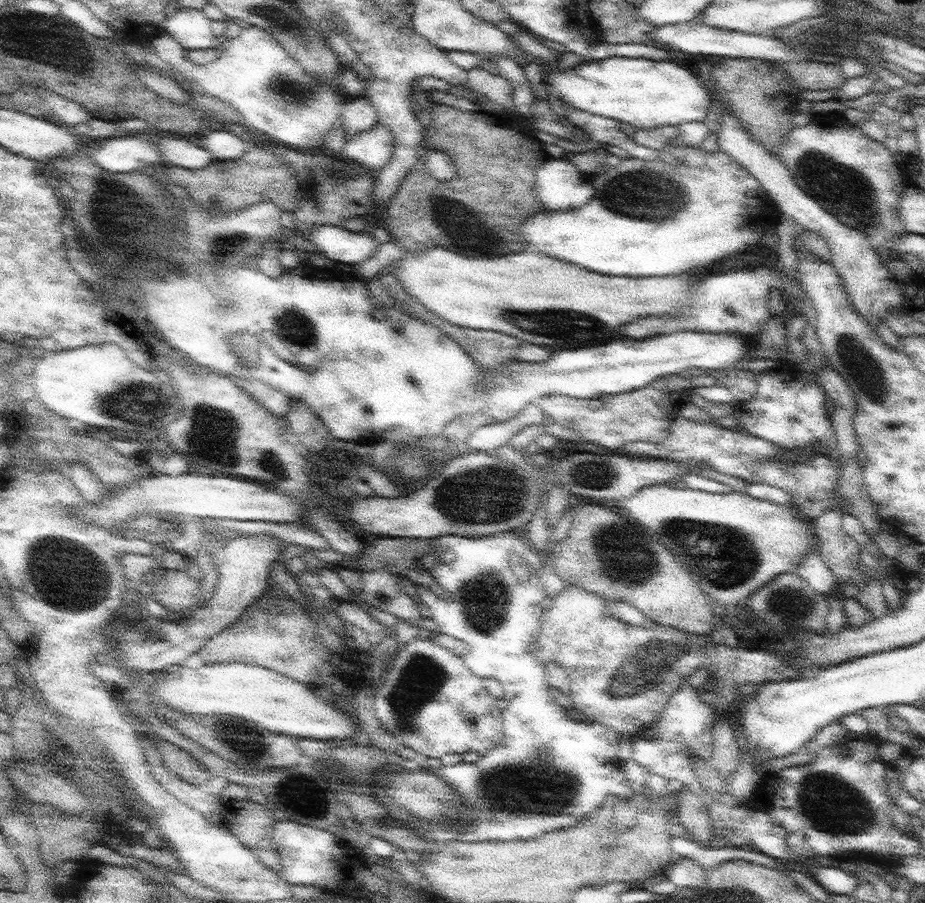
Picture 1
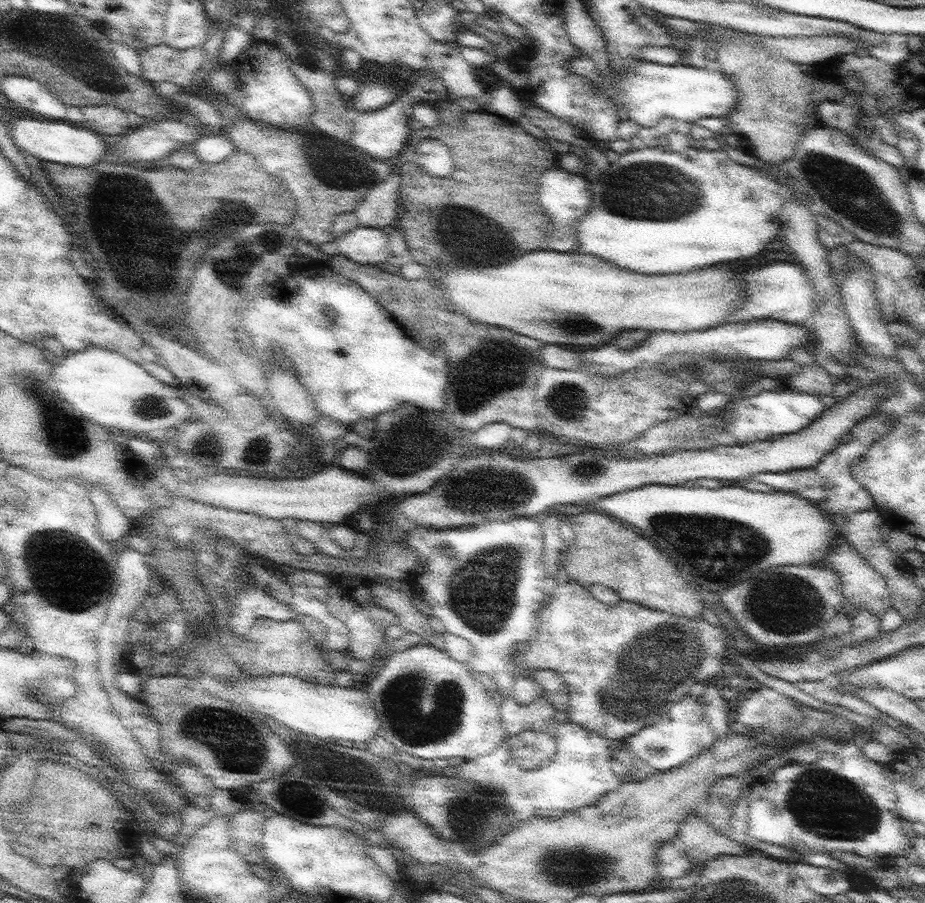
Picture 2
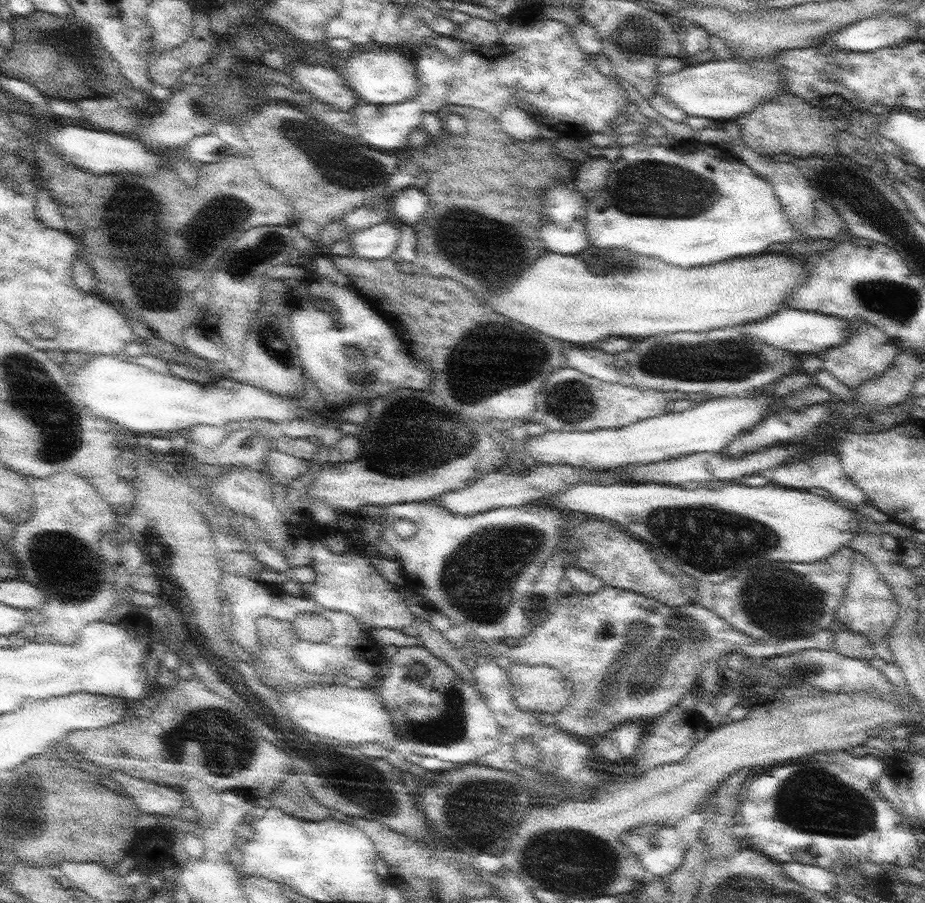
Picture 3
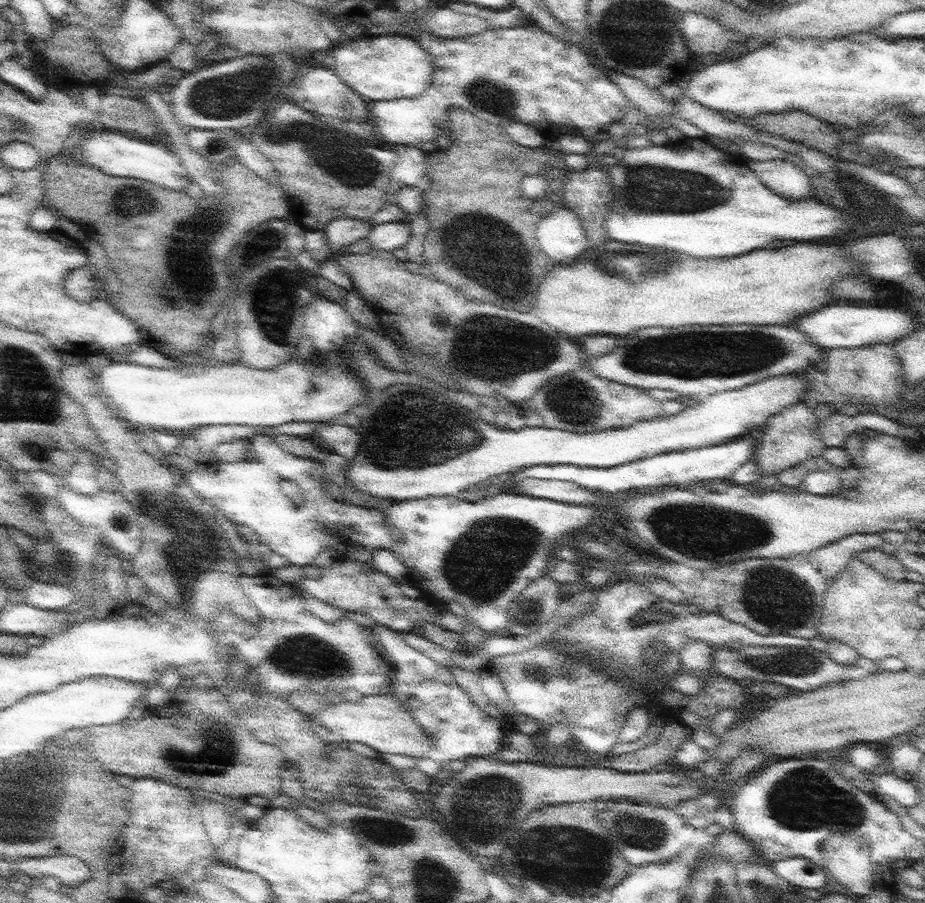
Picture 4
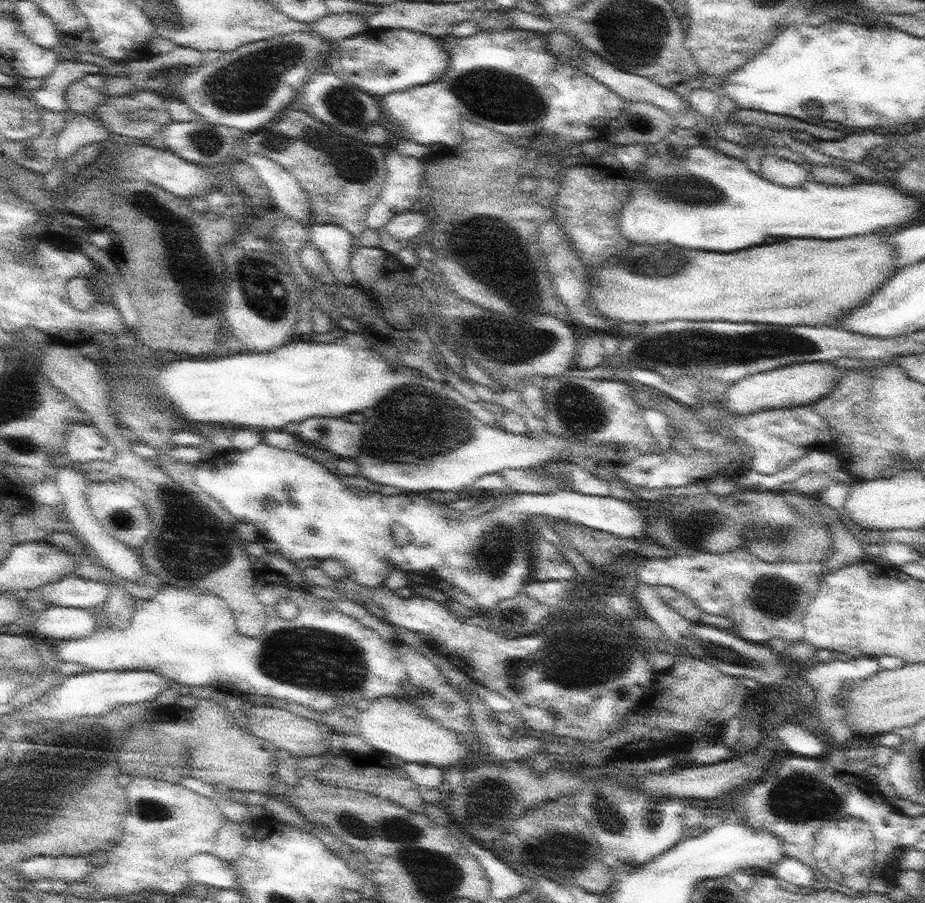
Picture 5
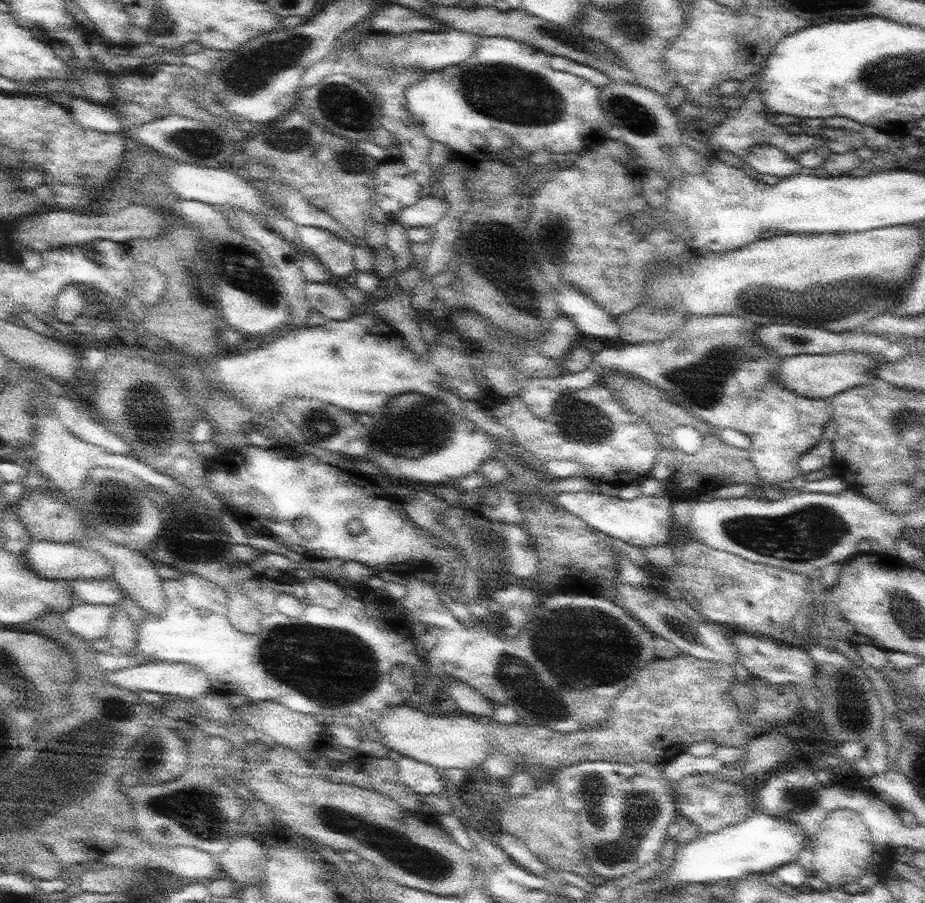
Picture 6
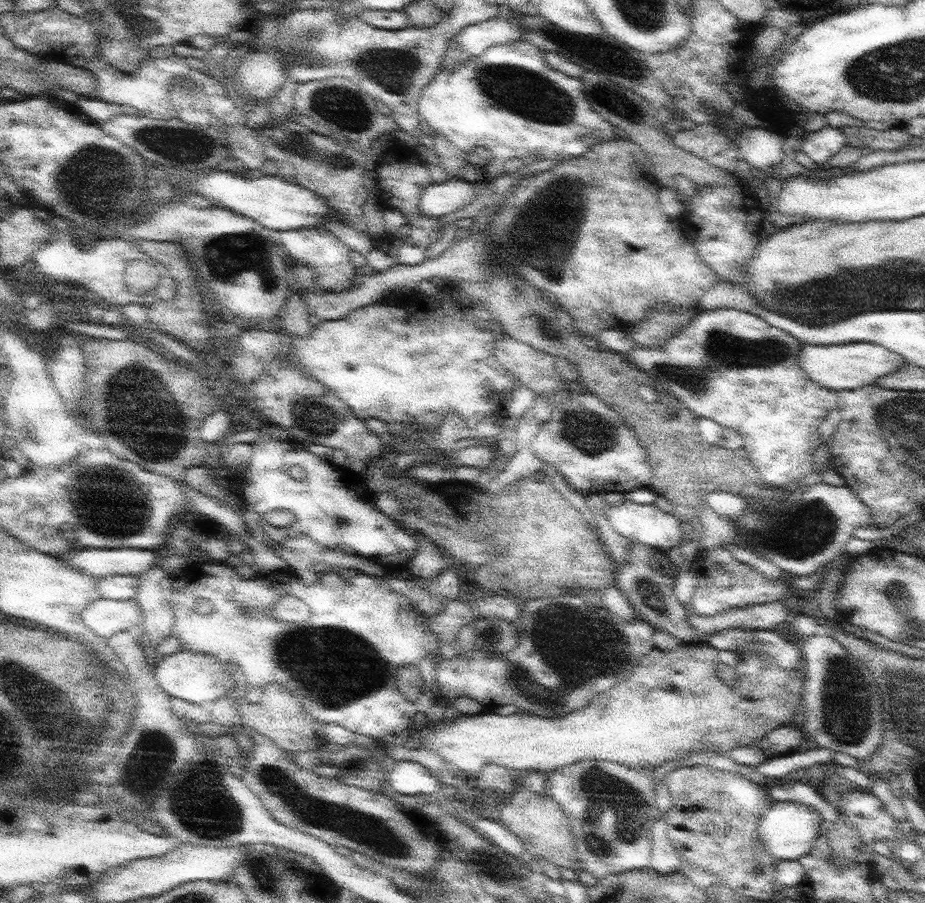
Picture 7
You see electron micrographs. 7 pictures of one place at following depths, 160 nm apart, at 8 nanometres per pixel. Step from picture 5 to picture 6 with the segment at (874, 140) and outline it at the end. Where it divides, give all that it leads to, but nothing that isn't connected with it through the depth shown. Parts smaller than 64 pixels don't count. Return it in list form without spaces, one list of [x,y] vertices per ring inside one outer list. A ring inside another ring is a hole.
[[[758,87],[755,89],[756,90],[753,88],[750,91],[749,95],[745,98],[744,104],[733,112],[733,116],[726,118],[714,127],[713,133],[707,140],[707,144],[712,148],[711,157],[717,159],[718,150],[728,150],[728,152],[733,152],[736,156],[744,160],[745,156],[755,144],[768,143],[771,144],[771,146],[782,148],[786,154],[797,159],[808,149],[830,144],[830,141],[822,139],[819,135],[808,136],[804,132],[796,134],[788,133],[784,132],[780,126],[771,124],[768,118],[766,118],[766,114],[762,112],[762,109],[767,107],[764,102],[762,102],[762,94],[758,92]]]

